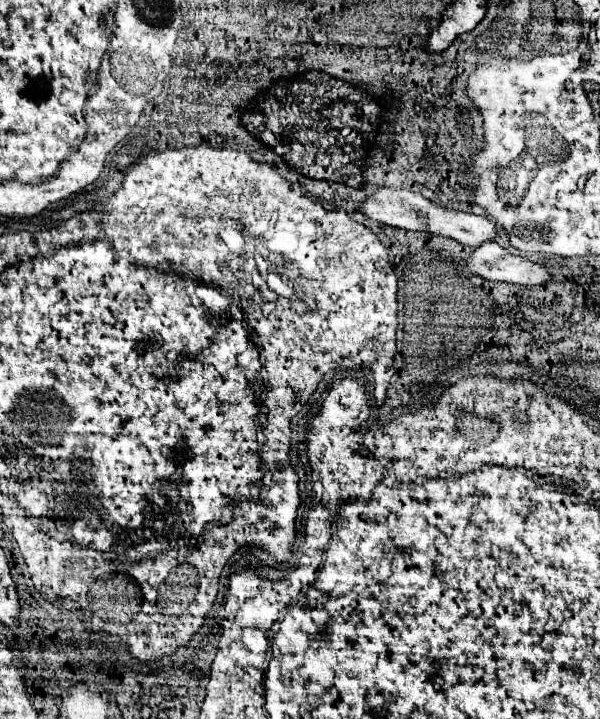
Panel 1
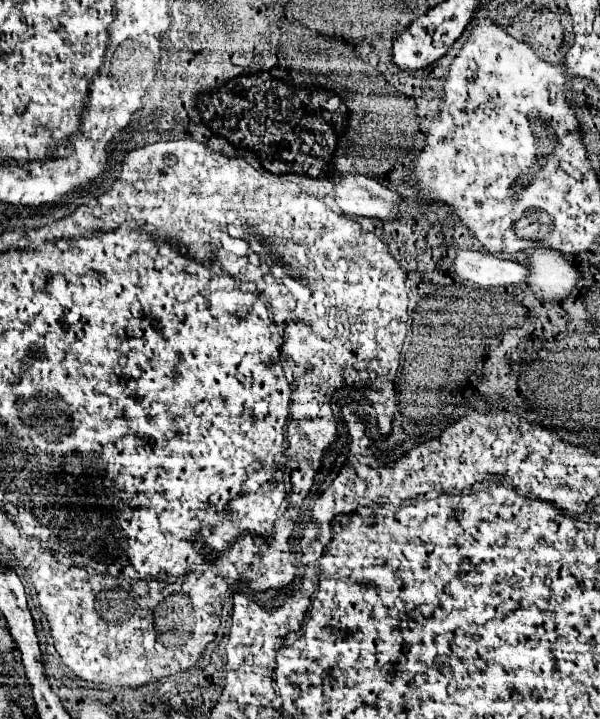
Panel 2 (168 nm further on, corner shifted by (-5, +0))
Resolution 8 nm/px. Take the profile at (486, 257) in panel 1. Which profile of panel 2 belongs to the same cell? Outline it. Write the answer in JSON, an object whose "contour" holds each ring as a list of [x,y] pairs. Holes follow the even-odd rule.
{"contour":[[[460,250],[454,260],[454,272],[462,280],[474,282],[480,288],[498,288],[524,282],[530,268],[524,264],[520,268],[520,262],[504,260],[490,252]]]}

